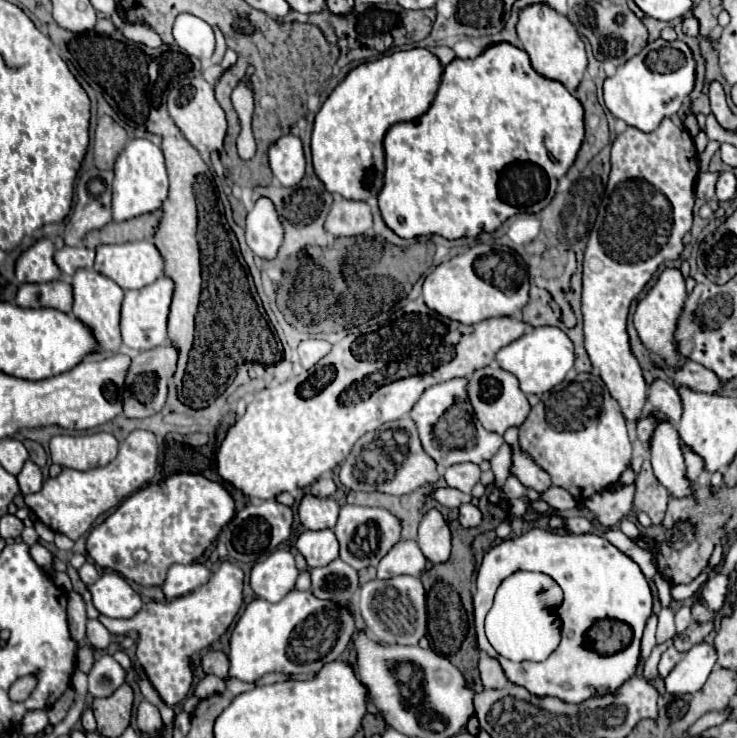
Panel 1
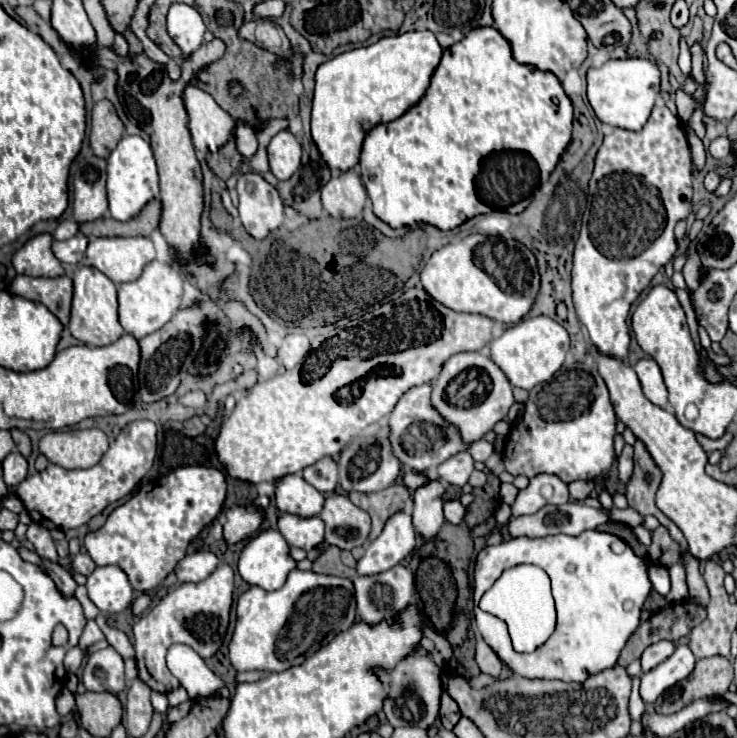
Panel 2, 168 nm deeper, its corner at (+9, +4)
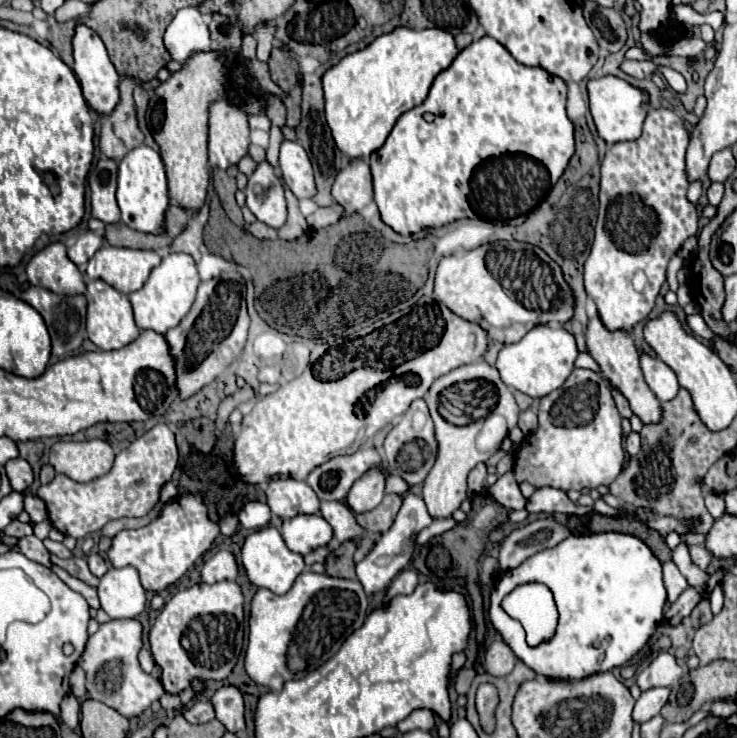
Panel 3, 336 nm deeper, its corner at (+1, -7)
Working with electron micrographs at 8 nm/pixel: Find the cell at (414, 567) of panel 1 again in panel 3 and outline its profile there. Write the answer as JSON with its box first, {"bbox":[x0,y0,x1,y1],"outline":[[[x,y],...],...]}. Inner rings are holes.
{"bbox":[356,492,432,596],"outline":[[[408,492],[404,496],[402,508],[400,508],[392,528],[388,530],[388,534],[382,534],[380,542],[376,542],[376,546],[370,550],[370,554],[356,566],[356,576],[358,576],[358,580],[364,586],[368,596],[386,590],[386,586],[406,568],[406,564],[412,560],[414,548],[416,548],[416,536],[420,534],[422,528],[426,528],[430,524],[432,524],[432,518],[430,518],[430,514],[426,510],[424,500],[414,496],[412,492]]]}

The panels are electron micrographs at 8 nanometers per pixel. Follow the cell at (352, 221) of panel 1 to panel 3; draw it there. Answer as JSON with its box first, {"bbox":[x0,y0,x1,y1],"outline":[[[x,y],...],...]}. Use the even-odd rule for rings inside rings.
{"bbox":[332,160,372,214],"outline":[[[352,160],[348,166],[336,176],[332,198],[340,204],[346,214],[358,214],[364,206],[372,202],[372,176],[366,160]]]}

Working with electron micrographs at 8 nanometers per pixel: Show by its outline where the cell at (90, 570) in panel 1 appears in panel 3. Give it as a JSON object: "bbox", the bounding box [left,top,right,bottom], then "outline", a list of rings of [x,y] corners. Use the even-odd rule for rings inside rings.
{"bbox":[86,554,108,578],"outline":[[[90,554],[86,560],[88,560],[88,566],[90,566],[90,572],[96,578],[102,578],[108,572],[108,562],[104,558],[100,558],[98,554]]]}

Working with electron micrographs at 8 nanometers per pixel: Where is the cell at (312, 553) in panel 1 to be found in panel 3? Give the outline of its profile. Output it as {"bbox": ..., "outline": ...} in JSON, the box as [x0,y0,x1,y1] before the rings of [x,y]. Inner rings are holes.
{"bbox":[280,514,332,556],"outline":[[[320,514],[290,518],[282,524],[280,534],[286,546],[302,556],[320,546],[326,546],[332,540],[332,528]]]}

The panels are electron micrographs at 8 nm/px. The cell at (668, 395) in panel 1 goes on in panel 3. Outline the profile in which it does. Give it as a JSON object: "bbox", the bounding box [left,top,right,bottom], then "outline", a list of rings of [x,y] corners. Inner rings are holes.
{"bbox":[640,356,680,402],"outline":[[[640,356],[640,368],[644,372],[644,380],[650,390],[656,394],[660,402],[670,402],[676,398],[680,386],[676,382],[676,374],[660,360],[652,356]]]}

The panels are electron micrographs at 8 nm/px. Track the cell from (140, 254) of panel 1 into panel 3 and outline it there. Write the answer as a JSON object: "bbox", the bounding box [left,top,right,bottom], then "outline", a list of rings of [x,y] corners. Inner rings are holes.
{"bbox":[86,244,160,294],"outline":[[[104,244],[88,262],[86,274],[90,278],[106,280],[122,294],[136,292],[144,286],[154,266],[160,264],[160,256],[154,250],[130,250]]]}

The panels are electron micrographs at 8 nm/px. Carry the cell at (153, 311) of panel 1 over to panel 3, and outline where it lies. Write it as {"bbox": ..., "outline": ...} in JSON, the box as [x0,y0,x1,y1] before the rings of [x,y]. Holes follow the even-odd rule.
{"bbox":[125,252,200,334],"outline":[[[182,252],[166,254],[162,262],[152,270],[148,282],[138,292],[125,294],[132,302],[136,326],[140,330],[154,330],[158,334],[164,334],[166,330],[176,328],[182,322],[182,318],[188,314],[194,302],[198,284],[200,284],[198,270],[190,254],[182,254]]]}

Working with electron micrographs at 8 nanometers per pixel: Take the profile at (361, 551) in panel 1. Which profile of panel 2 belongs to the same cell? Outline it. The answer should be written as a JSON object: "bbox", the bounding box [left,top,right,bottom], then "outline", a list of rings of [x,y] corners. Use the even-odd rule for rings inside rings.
{"bbox":[320,495,370,551],"outline":[[[326,495],[320,519],[326,523],[326,543],[352,551],[364,545],[370,533],[370,515],[358,509],[346,495]]]}

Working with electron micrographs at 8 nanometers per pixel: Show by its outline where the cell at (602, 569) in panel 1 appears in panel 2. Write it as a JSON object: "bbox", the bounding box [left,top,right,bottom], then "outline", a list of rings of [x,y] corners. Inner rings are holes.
{"bbox":[473,531,652,683],"outline":[[[582,531],[578,537],[570,537],[570,535],[562,535],[562,533],[548,535],[542,539],[518,537],[518,539],[502,541],[500,545],[484,547],[480,551],[480,555],[476,559],[473,580],[474,620],[484,641],[496,651],[496,655],[514,673],[528,677],[528,679],[560,679],[560,681],[582,683],[582,681],[586,681],[588,675],[616,665],[616,659],[618,659],[622,647],[626,645],[628,637],[636,631],[636,627],[640,623],[640,611],[642,611],[642,605],[644,605],[646,597],[650,595],[650,591],[652,591],[652,583],[648,577],[648,561],[644,557],[638,557],[628,543],[620,541],[612,533]],[[522,563],[538,565],[548,573],[548,577],[552,579],[552,597],[556,601],[556,611],[558,611],[558,623],[556,623],[554,633],[550,635],[550,639],[544,645],[540,645],[532,653],[516,653],[510,645],[510,635],[508,635],[506,623],[479,608],[480,597],[494,585],[494,581],[502,575],[502,571],[522,565]]]}

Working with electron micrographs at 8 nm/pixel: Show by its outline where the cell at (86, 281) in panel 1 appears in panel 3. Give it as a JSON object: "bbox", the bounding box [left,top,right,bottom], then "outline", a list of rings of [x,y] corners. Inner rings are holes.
{"bbox":[86,280,138,350],"outline":[[[90,280],[86,284],[86,298],[88,298],[88,316],[86,316],[86,332],[88,338],[100,348],[100,350],[118,350],[128,346],[138,338],[138,328],[132,318],[132,306],[128,296],[114,290],[104,280]]]}

